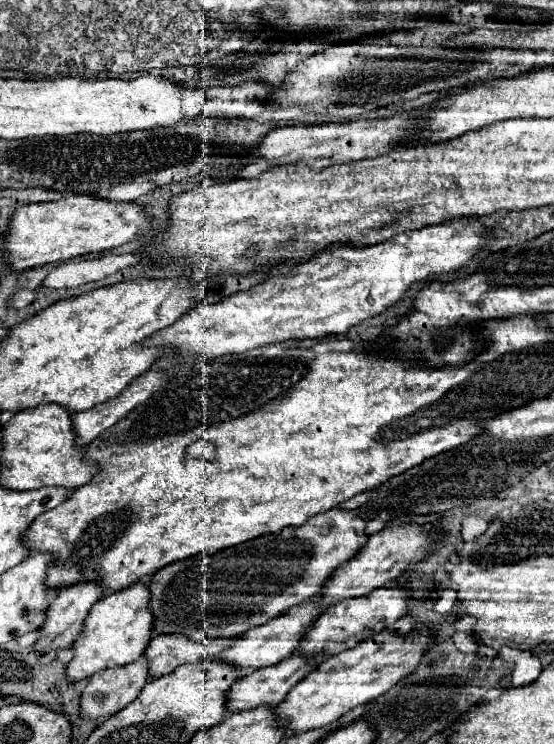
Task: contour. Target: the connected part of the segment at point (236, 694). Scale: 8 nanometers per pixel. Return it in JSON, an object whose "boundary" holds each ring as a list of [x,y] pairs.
{"boundary":[[[291,655],[291,657],[283,659],[277,665],[271,665],[271,667],[265,667],[265,669],[255,669],[249,675],[243,675],[241,679],[237,679],[233,683],[233,687],[229,687],[229,691],[227,691],[227,709],[231,713],[239,713],[239,711],[257,709],[261,705],[277,707],[285,699],[289,689],[295,683],[299,683],[307,673],[311,673],[315,669],[315,665],[317,665],[315,659],[305,659],[301,655]]]}

